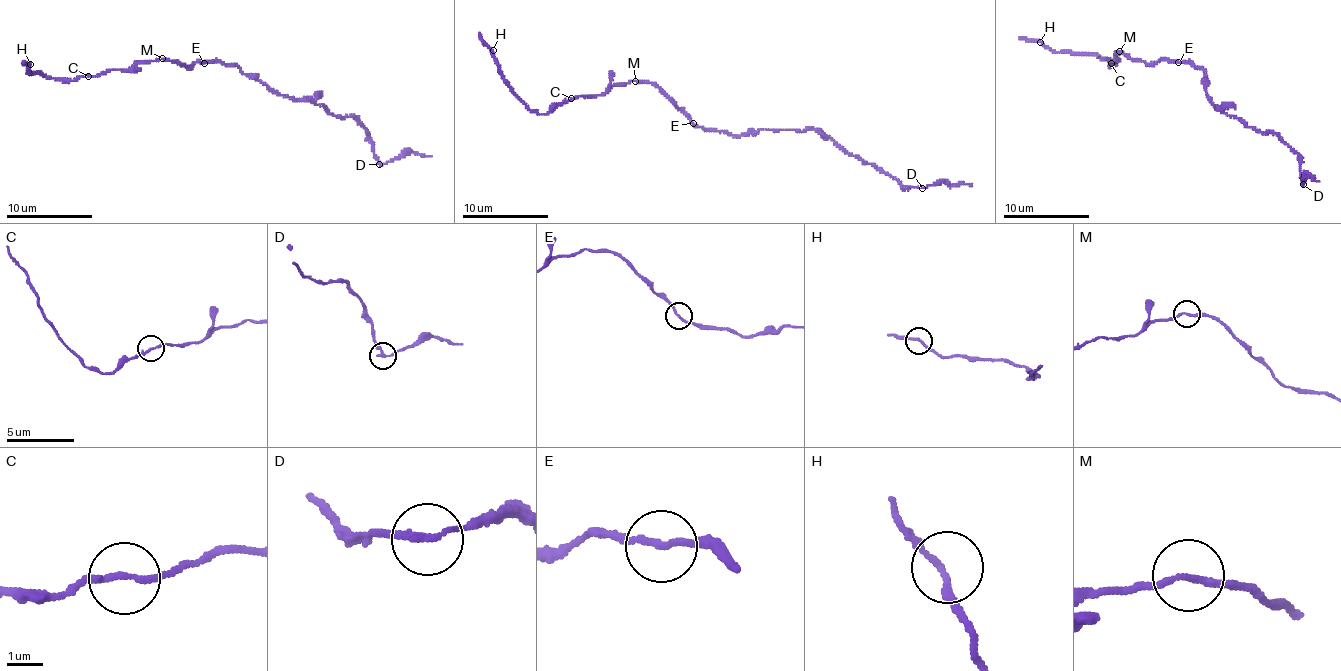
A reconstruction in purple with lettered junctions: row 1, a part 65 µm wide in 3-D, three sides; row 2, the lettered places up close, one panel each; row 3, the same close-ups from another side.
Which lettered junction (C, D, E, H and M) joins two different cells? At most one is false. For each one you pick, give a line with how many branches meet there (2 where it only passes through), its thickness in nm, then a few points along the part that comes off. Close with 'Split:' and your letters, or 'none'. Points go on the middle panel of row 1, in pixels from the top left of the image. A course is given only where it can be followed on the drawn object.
D: Branches: 2. Thickness 170 nm. Course of the part to remove: (923, 187), (940, 182), (972, 186)
Split: D

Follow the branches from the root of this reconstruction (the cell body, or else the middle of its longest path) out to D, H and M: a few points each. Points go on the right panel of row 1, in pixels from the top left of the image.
D: (1188, 63), (1203, 71), (1207, 79), (1205, 88), (1218, 110), (1253, 129), (1274, 133), (1299, 155), (1302, 184)
H: (1188, 63), (1146, 63), (1117, 51), (1112, 66), (1116, 63), (1105, 58), (1055, 52), (1040, 42)
M: (1188, 63), (1159, 60), (1146, 63), (1119, 51)

